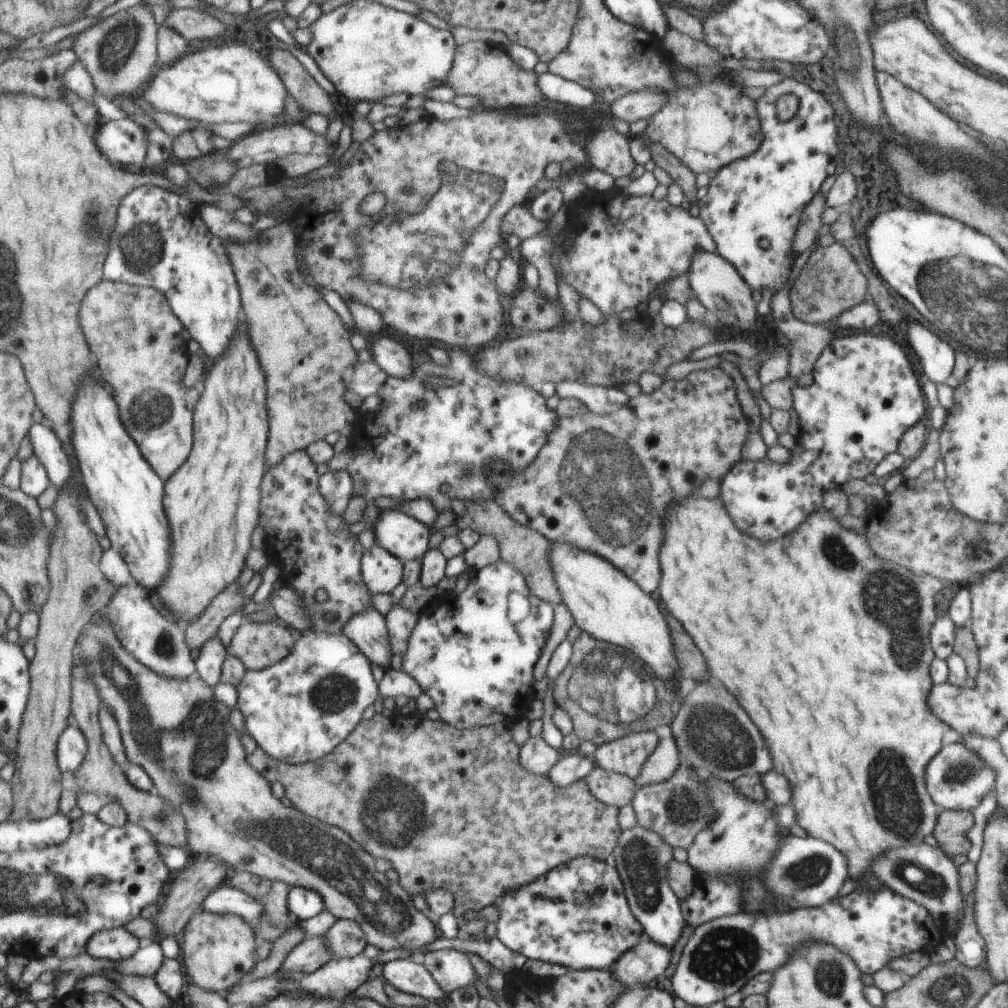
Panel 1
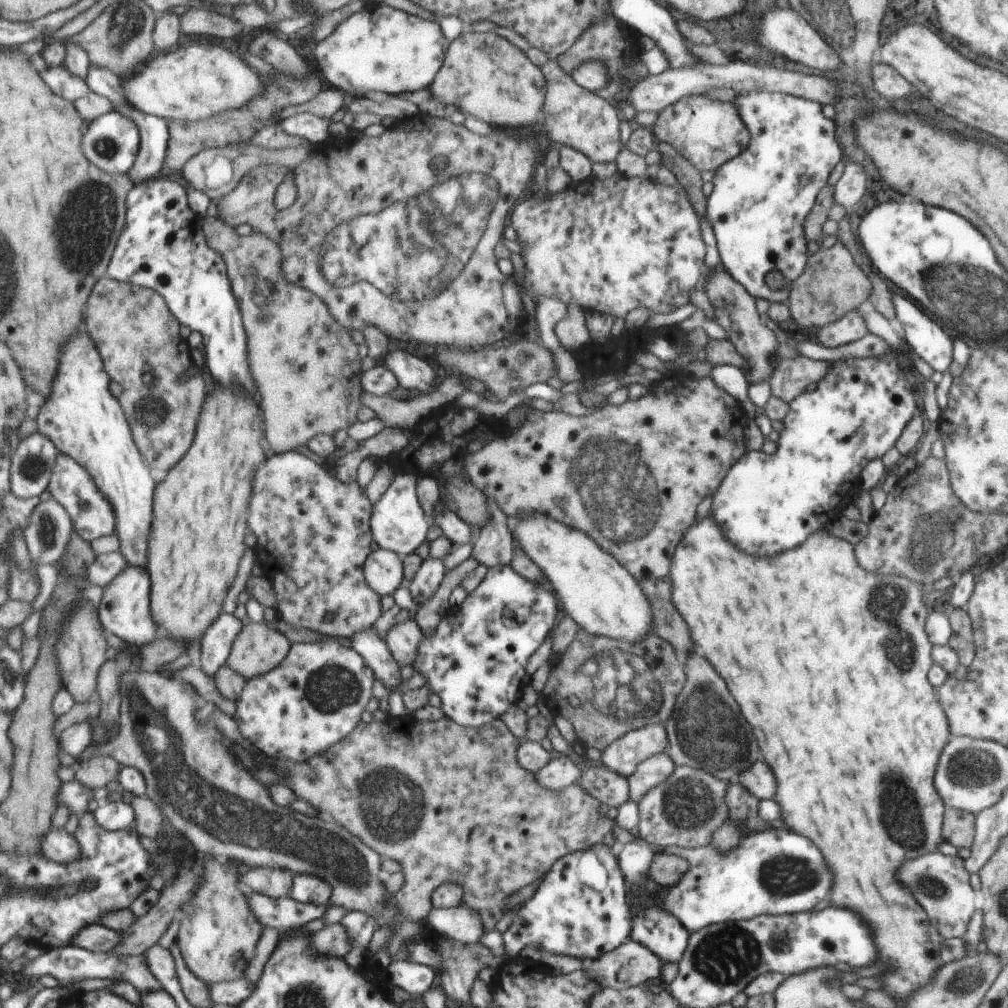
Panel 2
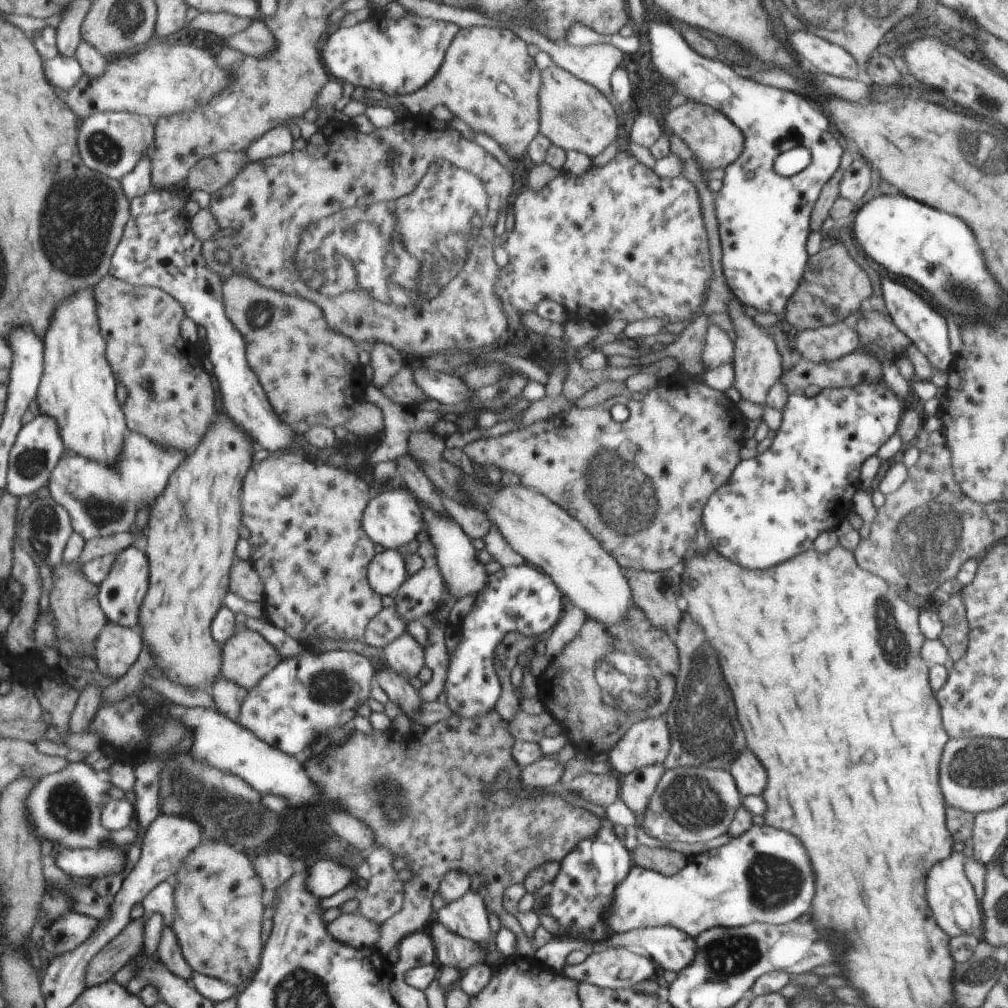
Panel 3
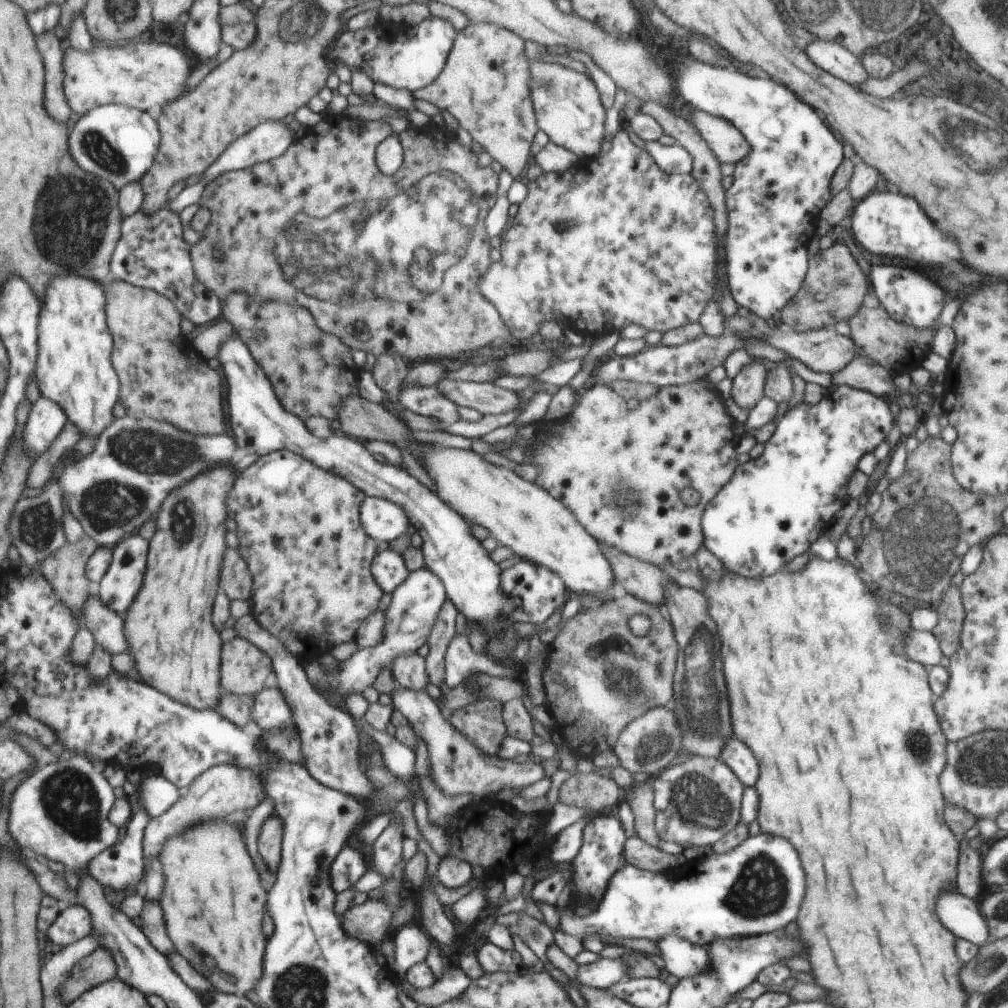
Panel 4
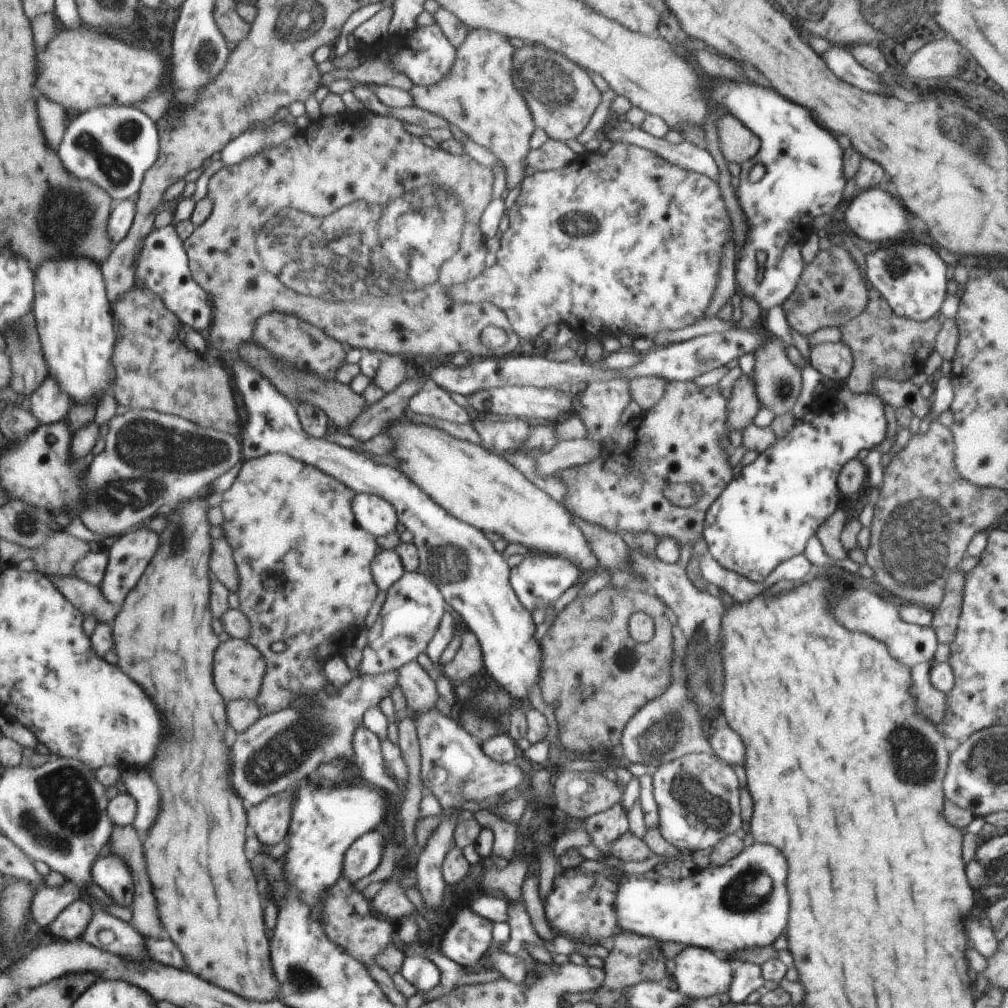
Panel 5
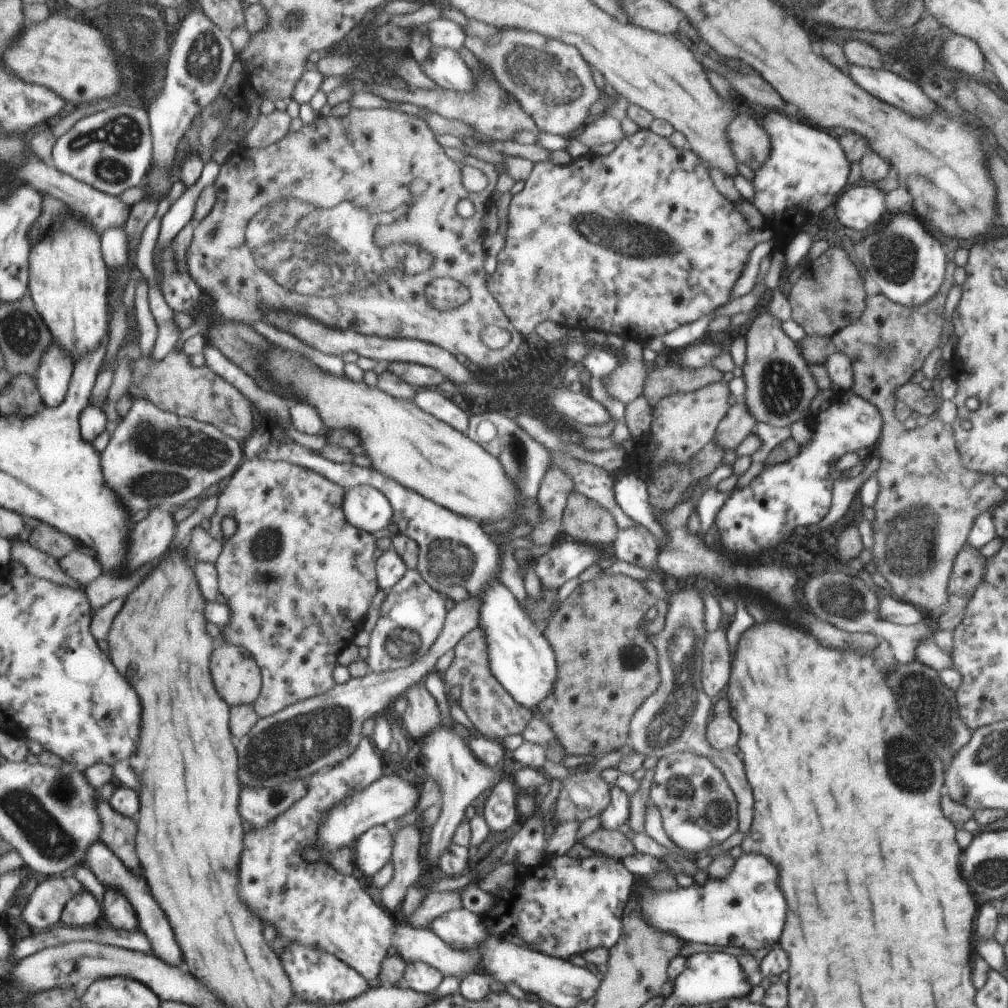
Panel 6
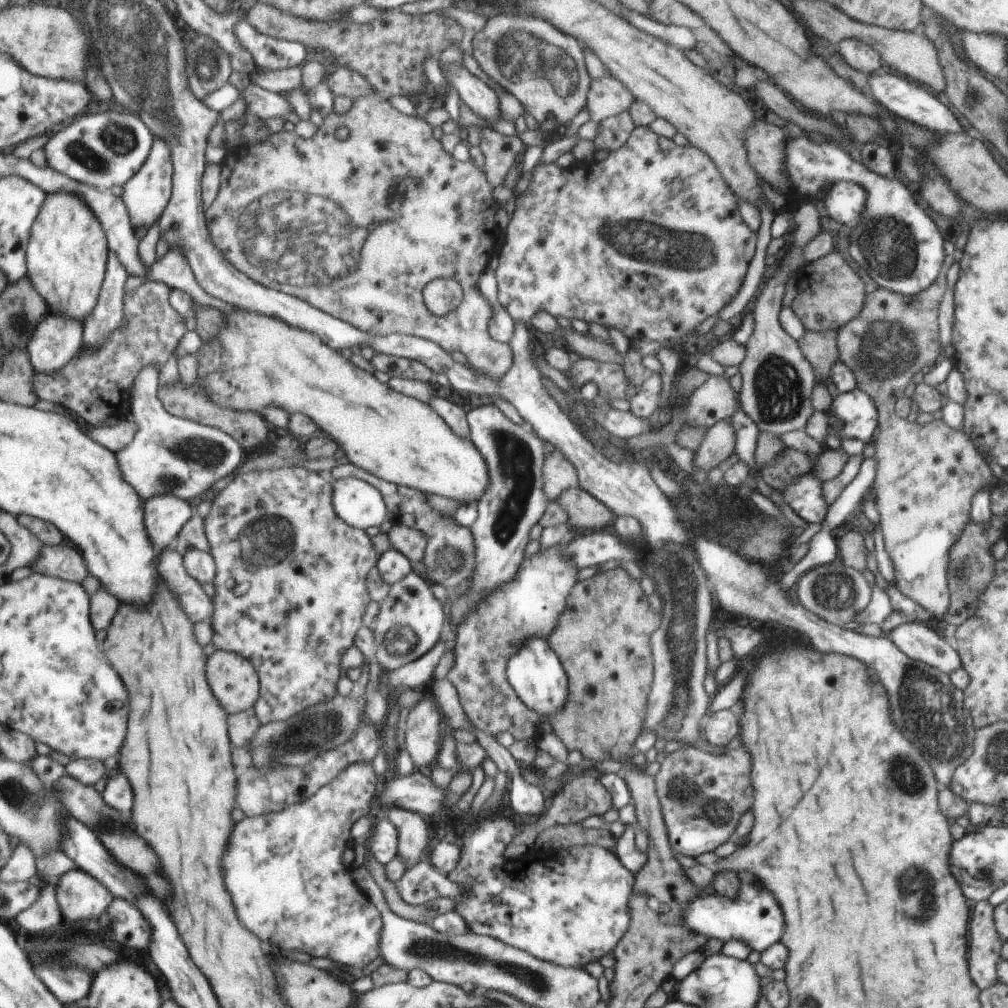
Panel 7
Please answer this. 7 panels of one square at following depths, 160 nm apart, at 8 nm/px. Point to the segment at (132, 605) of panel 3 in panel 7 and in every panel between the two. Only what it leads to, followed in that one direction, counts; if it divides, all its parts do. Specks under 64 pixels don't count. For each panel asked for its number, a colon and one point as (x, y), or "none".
4: (120, 586)
5: (130, 555)
6: (150, 539)
7: (166, 514)

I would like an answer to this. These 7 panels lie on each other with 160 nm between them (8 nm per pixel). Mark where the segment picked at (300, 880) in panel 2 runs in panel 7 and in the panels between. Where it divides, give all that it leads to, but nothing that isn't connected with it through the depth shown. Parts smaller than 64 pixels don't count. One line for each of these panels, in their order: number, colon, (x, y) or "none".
3: (326, 878)
4: (349, 866)
5: (362, 858)
6: (372, 851)
7: (382, 842)

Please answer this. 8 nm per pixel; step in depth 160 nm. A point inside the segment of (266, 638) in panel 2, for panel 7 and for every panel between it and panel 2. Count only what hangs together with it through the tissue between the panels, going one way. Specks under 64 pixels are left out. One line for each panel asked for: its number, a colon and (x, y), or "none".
3: (248, 658)
4: (246, 670)
5: (239, 670)
6: (238, 677)
7: (235, 680)

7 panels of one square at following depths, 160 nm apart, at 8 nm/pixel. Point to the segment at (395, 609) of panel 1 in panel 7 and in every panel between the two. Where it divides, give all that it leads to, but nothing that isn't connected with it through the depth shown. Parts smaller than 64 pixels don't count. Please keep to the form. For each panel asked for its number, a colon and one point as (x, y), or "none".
2: (402, 639)
3: (404, 655)
4: (407, 671)
5: (418, 689)
6: (420, 715)
7: (421, 727)

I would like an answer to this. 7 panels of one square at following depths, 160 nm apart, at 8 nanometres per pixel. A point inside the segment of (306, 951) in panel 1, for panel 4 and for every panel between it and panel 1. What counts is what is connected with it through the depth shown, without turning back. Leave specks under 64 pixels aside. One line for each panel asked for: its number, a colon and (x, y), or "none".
2: (333, 941)
3: (352, 930)
4: (367, 922)

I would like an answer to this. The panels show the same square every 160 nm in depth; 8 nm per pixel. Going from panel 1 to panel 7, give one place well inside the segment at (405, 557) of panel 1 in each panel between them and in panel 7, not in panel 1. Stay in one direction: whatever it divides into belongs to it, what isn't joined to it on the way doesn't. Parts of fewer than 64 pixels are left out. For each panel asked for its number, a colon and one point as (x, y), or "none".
2: (398, 522)
3: (391, 520)
4: (383, 520)
5: (373, 513)
6: (367, 509)
7: (357, 503)

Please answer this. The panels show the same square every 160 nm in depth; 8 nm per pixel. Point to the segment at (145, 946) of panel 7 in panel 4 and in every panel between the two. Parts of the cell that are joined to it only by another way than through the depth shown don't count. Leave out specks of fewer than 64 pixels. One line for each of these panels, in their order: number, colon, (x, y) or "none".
4: (122, 868)
5: (110, 872)
6: (119, 913)

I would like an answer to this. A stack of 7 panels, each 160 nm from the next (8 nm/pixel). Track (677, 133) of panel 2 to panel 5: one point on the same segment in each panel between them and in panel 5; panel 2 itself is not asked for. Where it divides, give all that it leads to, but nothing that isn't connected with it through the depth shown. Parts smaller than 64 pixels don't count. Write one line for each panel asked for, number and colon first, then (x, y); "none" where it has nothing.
3: (715, 141)
4: (728, 145)
5: (737, 143)

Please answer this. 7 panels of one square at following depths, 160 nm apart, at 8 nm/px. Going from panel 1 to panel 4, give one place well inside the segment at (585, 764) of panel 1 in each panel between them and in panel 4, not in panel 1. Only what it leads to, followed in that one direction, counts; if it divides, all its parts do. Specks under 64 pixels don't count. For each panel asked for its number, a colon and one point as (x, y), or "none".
2: (559, 771)
3: (544, 772)
4: (456, 766)

